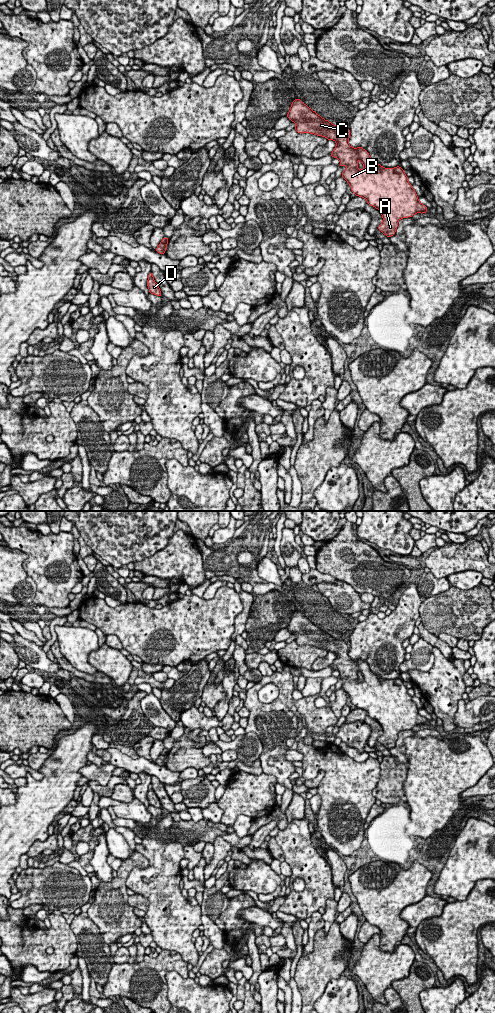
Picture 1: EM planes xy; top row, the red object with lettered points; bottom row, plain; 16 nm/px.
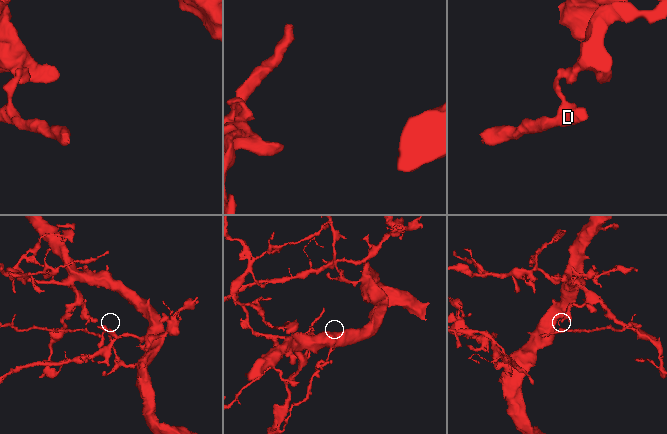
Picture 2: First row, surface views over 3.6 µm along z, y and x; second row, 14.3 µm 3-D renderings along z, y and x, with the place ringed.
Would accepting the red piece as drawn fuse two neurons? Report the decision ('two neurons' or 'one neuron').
two neurons

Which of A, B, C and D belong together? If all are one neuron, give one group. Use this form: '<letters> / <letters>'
A B C / D

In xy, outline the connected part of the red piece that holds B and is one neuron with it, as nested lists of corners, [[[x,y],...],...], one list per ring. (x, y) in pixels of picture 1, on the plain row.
[[[299,610],[292,614],[286,628],[296,635],[294,641],[298,645],[310,645],[336,654],[336,659],[330,667],[339,671],[340,679],[347,679],[341,688],[346,691],[352,704],[365,710],[367,716],[379,722],[383,733],[378,742],[384,747],[389,750],[394,748],[400,731],[428,723],[427,719],[419,714],[403,680],[382,679],[370,670],[365,661],[349,657],[349,640],[333,637]]]

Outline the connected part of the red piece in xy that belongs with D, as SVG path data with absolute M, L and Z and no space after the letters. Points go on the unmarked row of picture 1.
M150 784L149 787L148 787L147 798L148 798L149 804L151 806L154 806L154 807L157 807L157 808L162 808L160 800L153 790L152 784Z

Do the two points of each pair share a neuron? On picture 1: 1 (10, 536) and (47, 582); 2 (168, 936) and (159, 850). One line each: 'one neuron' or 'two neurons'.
1: one neuron
2: one neuron

